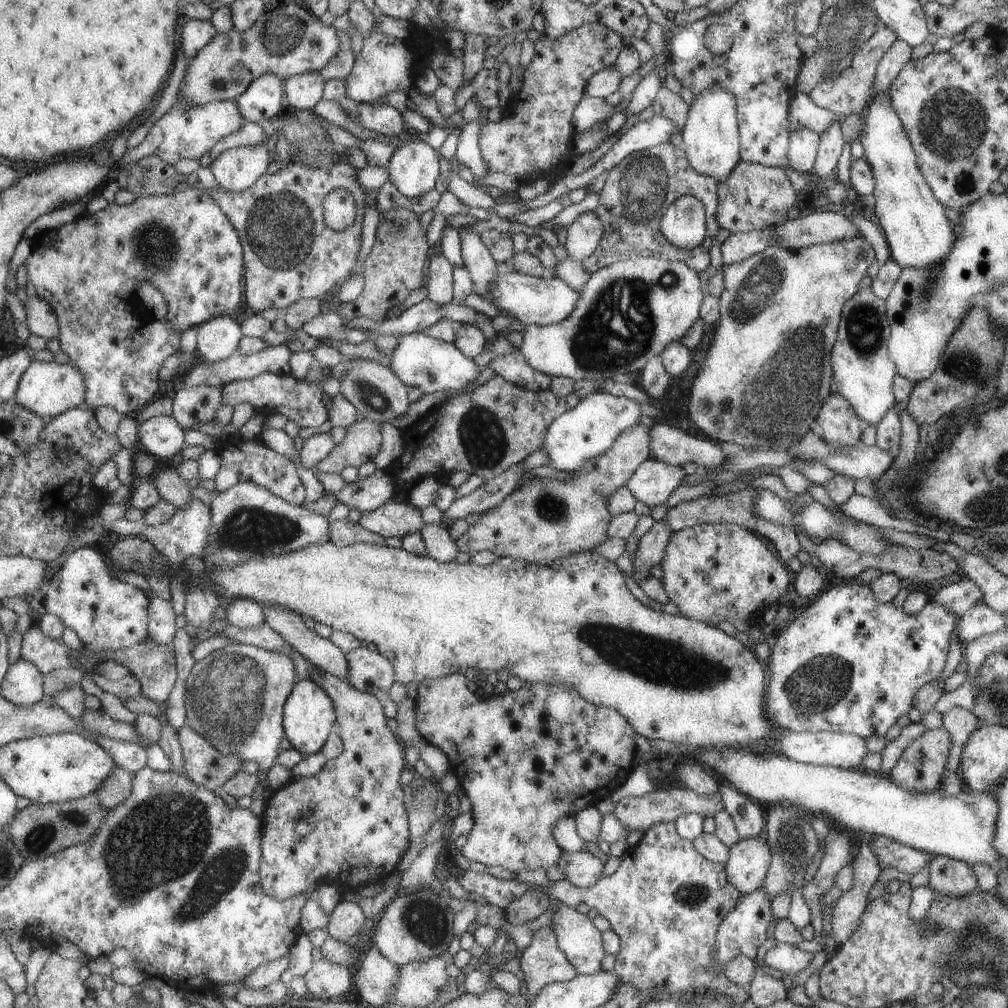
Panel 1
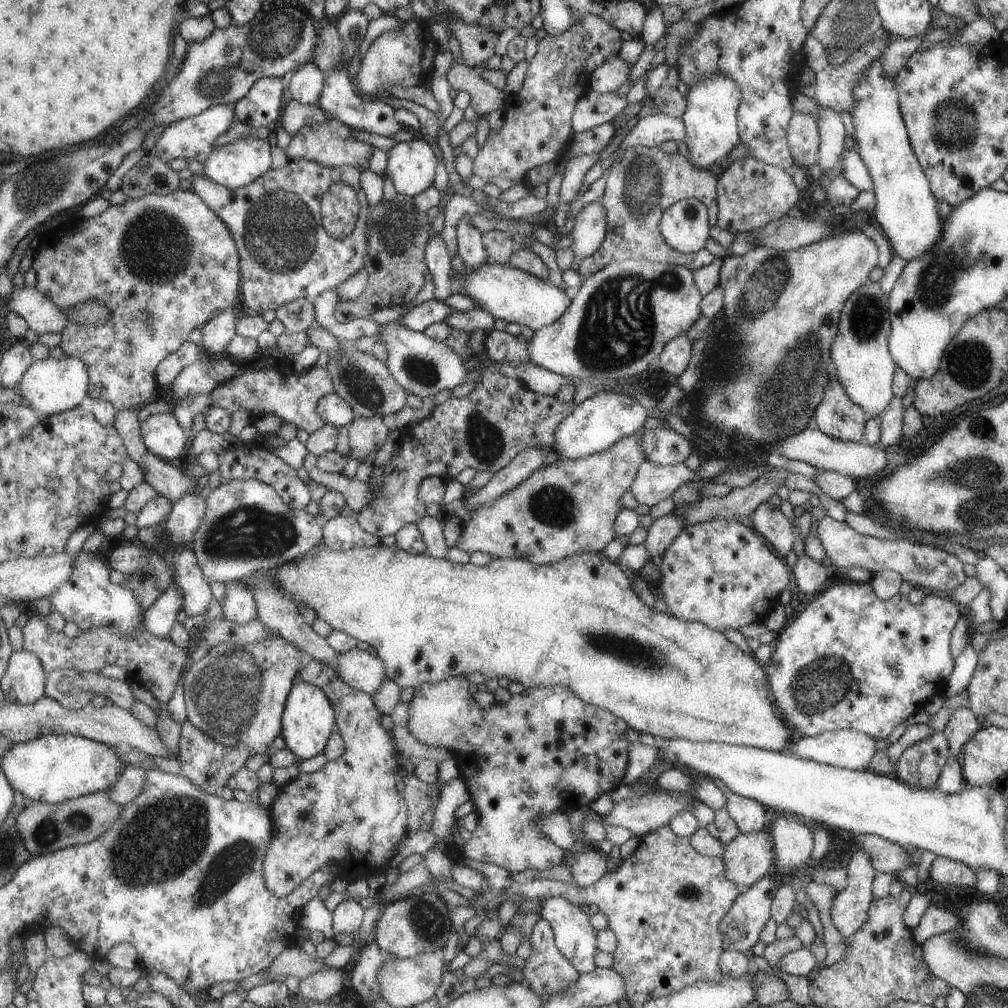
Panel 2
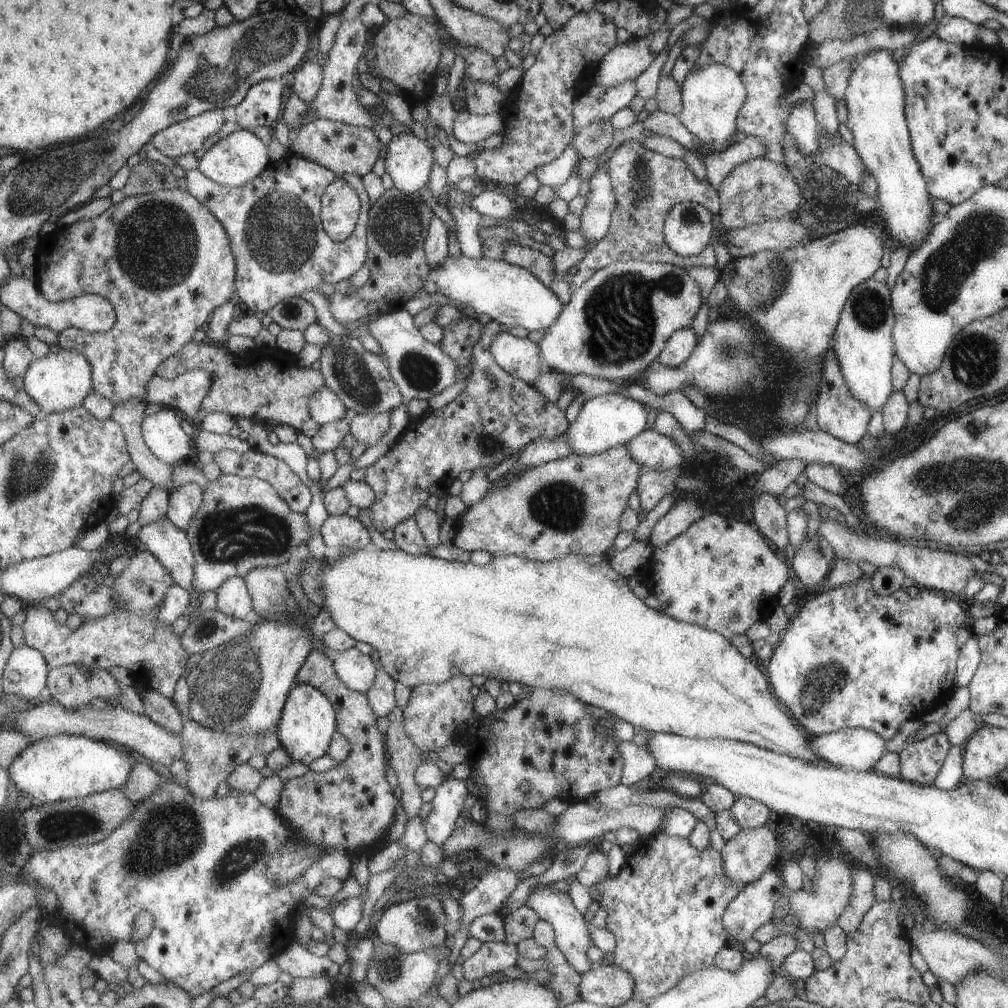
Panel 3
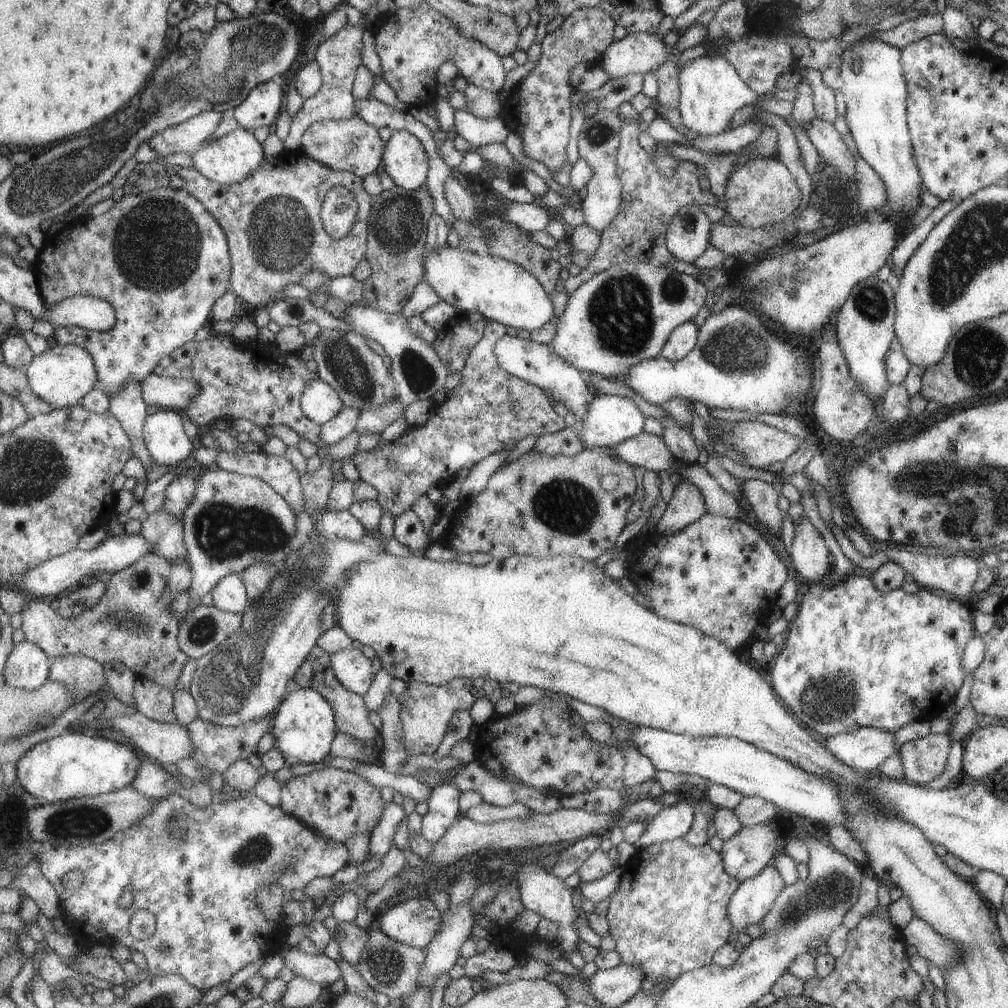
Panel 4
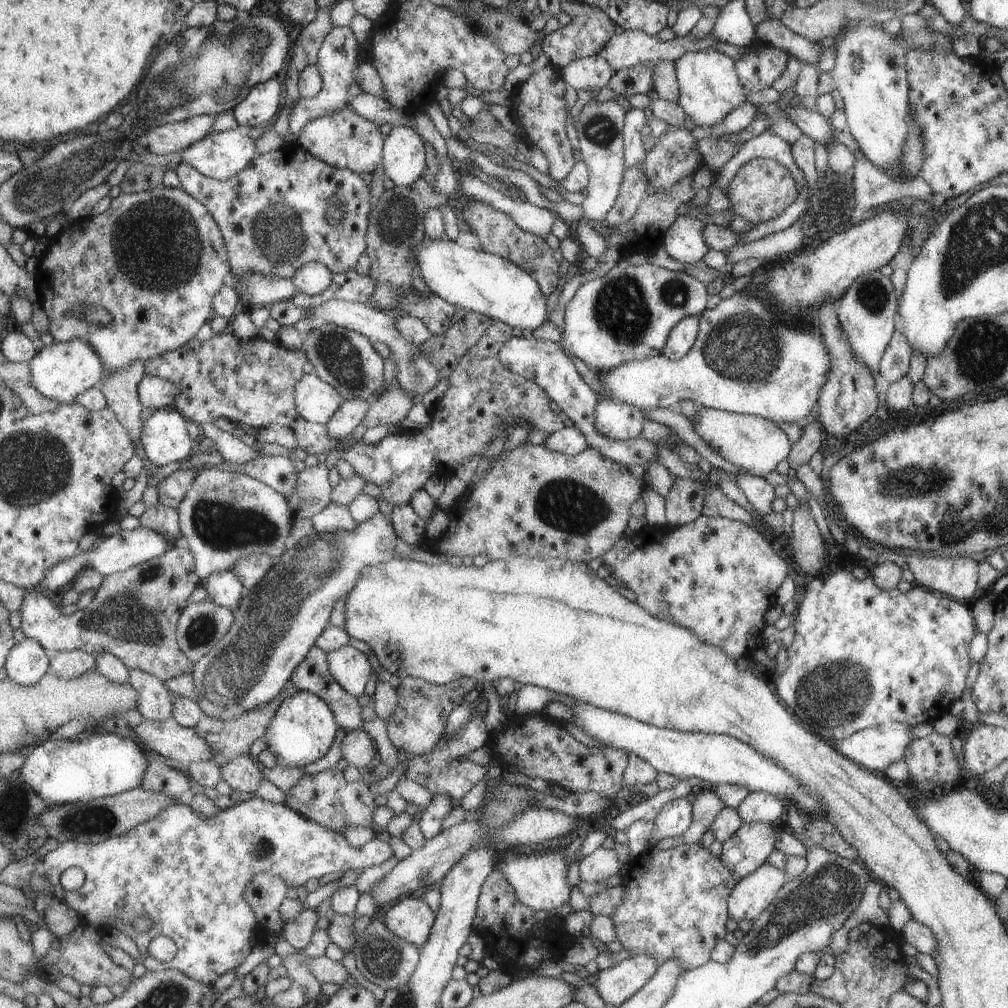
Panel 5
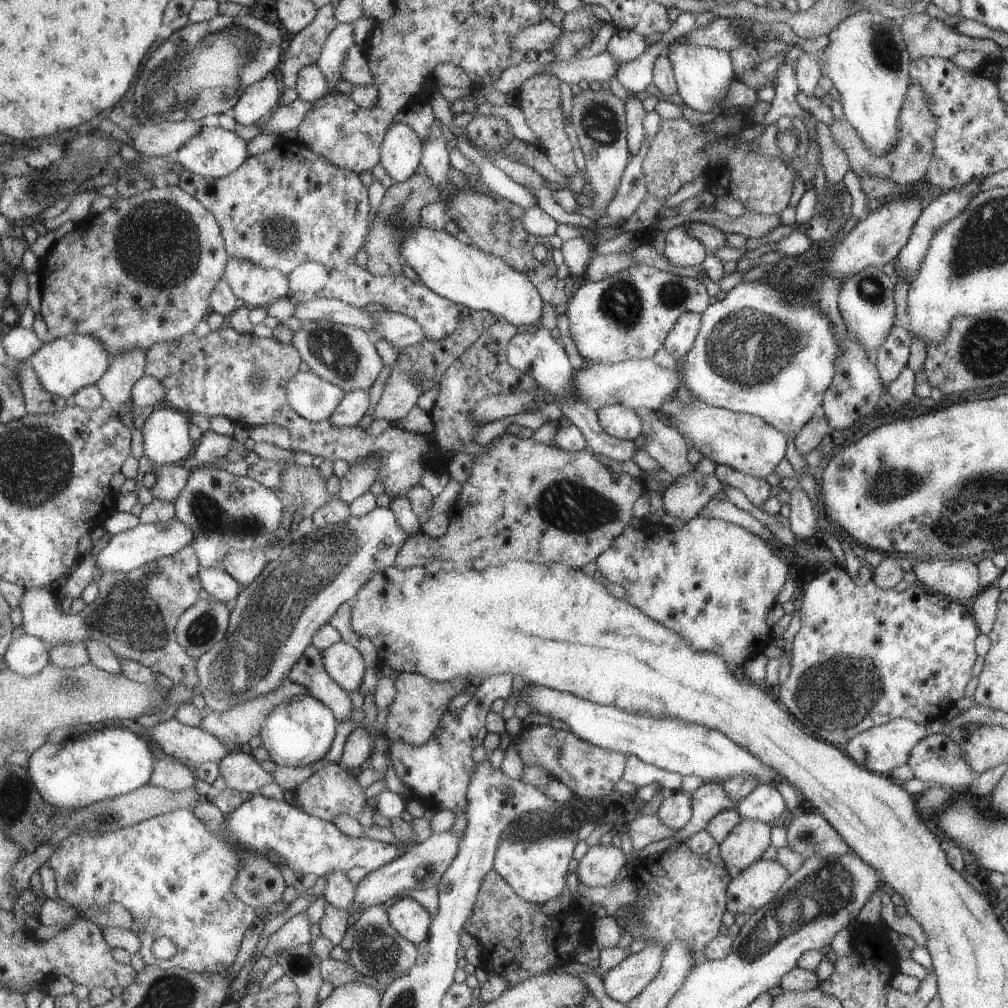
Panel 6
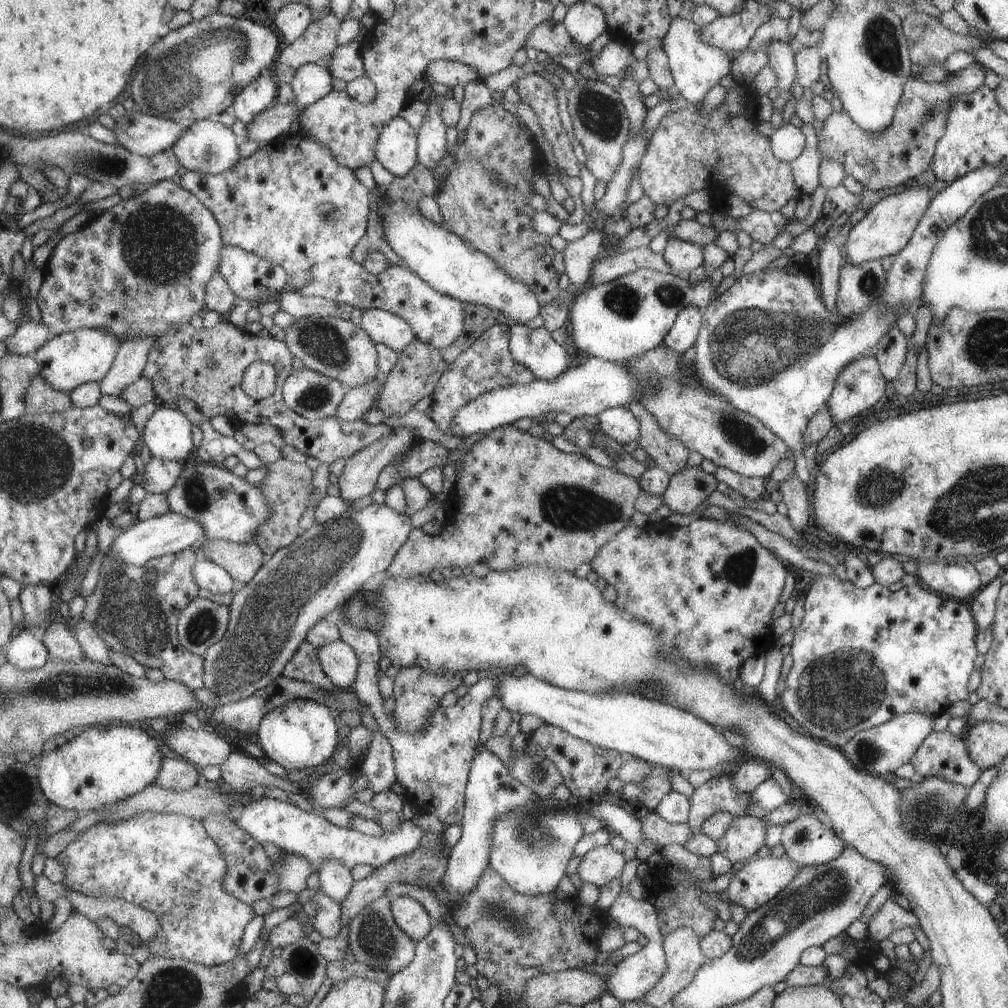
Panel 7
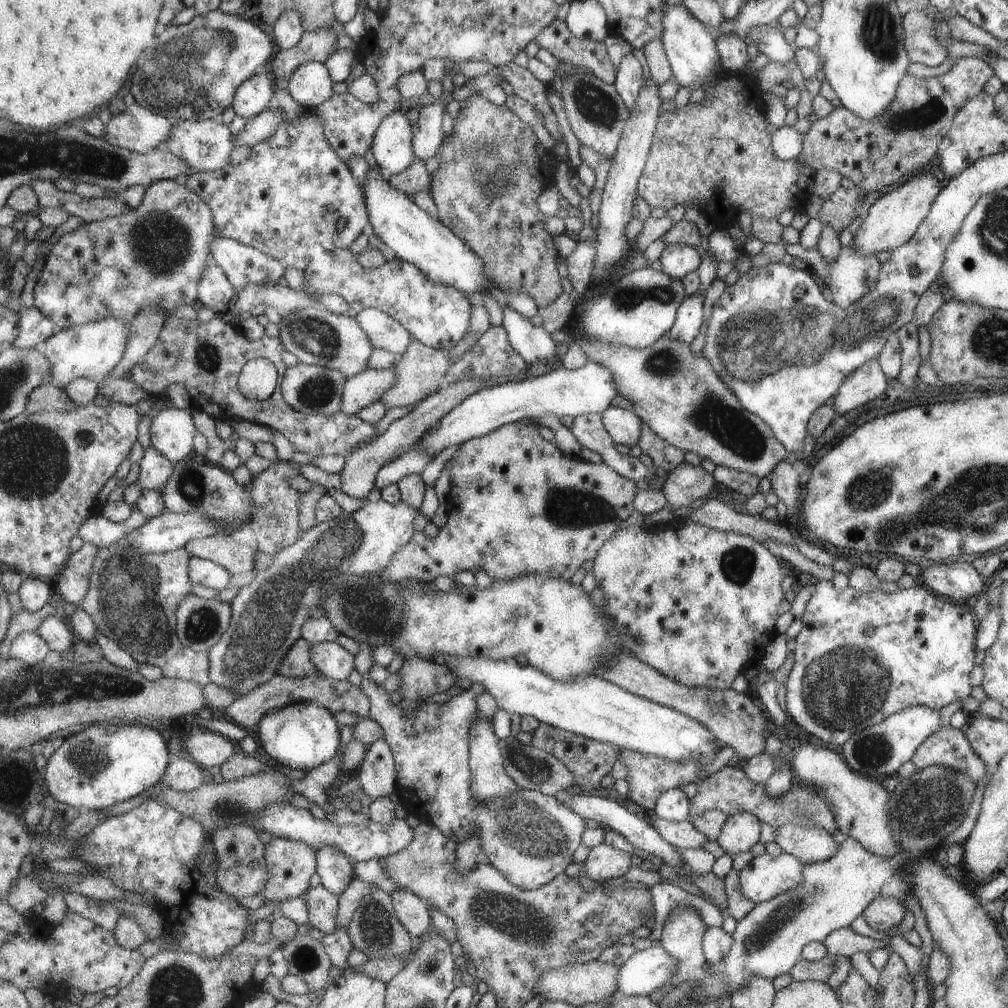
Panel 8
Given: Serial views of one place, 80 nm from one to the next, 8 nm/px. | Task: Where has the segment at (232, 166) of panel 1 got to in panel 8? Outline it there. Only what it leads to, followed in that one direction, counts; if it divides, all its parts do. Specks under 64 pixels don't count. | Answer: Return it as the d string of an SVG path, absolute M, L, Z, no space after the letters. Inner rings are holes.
M215 119L203 120L174 120L170 138L166 140L167 148L190 164L194 171L214 171L227 166L229 154L234 146L234 132L227 123L220 123Z

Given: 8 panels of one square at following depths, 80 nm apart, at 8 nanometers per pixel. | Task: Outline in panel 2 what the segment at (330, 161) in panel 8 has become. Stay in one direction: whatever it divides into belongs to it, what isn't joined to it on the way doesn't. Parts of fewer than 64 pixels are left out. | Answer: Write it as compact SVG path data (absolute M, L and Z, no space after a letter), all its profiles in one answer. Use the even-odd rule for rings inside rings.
M290 159L287 164L267 171L247 186L230 189L207 176L193 175L191 190L202 196L205 202L229 225L237 241L242 262L241 293L246 306L259 314L275 311L283 304L308 298L313 300L322 292L335 289L356 272L359 272L367 258L370 240L369 200L361 186L360 170L346 166L331 168L307 159ZM333 183L347 183L357 192L362 204L356 229L345 238L334 239L322 223L322 198Z

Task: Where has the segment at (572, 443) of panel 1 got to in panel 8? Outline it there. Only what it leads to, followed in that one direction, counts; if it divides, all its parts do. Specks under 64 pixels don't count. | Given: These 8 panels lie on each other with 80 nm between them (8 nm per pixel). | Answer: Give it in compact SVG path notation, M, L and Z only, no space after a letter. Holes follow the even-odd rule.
M609 406L600 412L605 430L614 444L634 446L640 435L642 421L632 410Z

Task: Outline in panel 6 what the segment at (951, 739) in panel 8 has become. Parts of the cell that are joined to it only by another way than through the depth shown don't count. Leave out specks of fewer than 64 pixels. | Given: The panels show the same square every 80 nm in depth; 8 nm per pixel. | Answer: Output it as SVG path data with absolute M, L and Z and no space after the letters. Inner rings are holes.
M945 732L925 735L918 743L915 743L906 764L915 778L929 785L935 784L949 788L953 793L959 788L967 788L969 784L972 786L977 777L963 756L960 744L953 743Z

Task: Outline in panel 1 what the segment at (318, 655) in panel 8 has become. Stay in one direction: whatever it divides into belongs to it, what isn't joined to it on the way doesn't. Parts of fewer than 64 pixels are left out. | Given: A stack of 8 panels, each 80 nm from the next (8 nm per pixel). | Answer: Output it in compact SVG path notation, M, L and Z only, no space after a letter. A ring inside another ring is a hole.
M359 647L358 649L346 653L346 655L349 663L349 672L346 678L361 692L369 693L378 697L386 709L386 715L388 718L395 719L398 711L398 703L391 700L390 697L391 686L397 681L395 678L396 672L393 663L386 656L383 656L379 650L373 652L373 650L369 650L369 648Z

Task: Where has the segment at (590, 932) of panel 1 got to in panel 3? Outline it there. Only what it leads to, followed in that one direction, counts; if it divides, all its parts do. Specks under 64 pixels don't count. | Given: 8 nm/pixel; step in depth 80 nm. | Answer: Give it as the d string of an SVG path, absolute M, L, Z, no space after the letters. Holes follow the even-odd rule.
M537 885L533 892L529 892L525 904L529 905L533 910L539 913L544 921L550 922L556 932L556 943L565 954L567 960L577 969L577 972L584 973L588 970L589 962L585 958L585 950L589 946L589 928L583 920L583 914L575 908L571 896L567 892L560 891L551 885Z

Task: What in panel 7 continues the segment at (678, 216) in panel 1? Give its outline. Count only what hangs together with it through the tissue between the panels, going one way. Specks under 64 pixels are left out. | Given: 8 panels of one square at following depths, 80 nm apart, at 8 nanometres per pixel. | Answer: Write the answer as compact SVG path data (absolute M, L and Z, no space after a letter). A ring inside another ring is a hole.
M669 234L662 257L672 268L671 274L685 275L702 265L702 246L673 238Z

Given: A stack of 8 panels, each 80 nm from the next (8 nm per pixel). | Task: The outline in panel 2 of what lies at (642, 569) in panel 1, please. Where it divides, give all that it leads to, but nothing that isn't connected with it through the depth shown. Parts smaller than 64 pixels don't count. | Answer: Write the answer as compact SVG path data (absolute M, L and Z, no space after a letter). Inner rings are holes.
M673 513L652 519L643 542L651 560L657 561L673 539L682 531L684 522Z

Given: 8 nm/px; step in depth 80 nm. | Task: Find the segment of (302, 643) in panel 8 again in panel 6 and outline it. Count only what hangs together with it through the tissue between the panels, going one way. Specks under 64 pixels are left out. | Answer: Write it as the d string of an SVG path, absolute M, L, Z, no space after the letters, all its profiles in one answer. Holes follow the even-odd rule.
M313 643L289 672L289 679L306 686L310 694L323 701L338 717L339 721L352 720L353 702L351 696L328 672L324 651Z

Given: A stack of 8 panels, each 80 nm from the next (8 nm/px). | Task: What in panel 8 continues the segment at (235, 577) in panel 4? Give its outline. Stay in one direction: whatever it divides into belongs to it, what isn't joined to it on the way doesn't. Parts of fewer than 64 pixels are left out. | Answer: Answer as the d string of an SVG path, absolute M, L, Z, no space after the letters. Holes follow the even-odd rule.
M192 557L190 560L190 577L193 584L199 584L205 588L214 588L219 592L229 588L231 573L220 564L209 559Z

